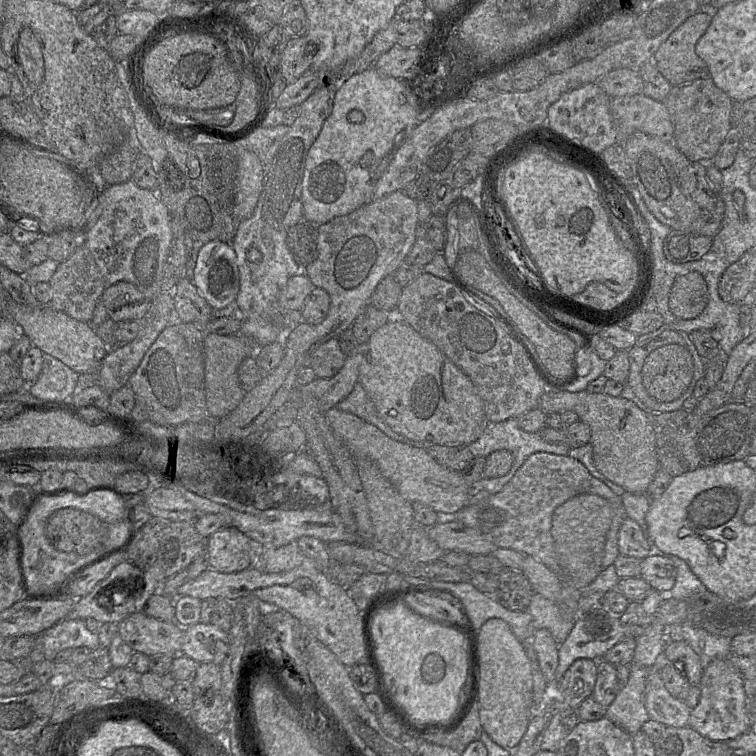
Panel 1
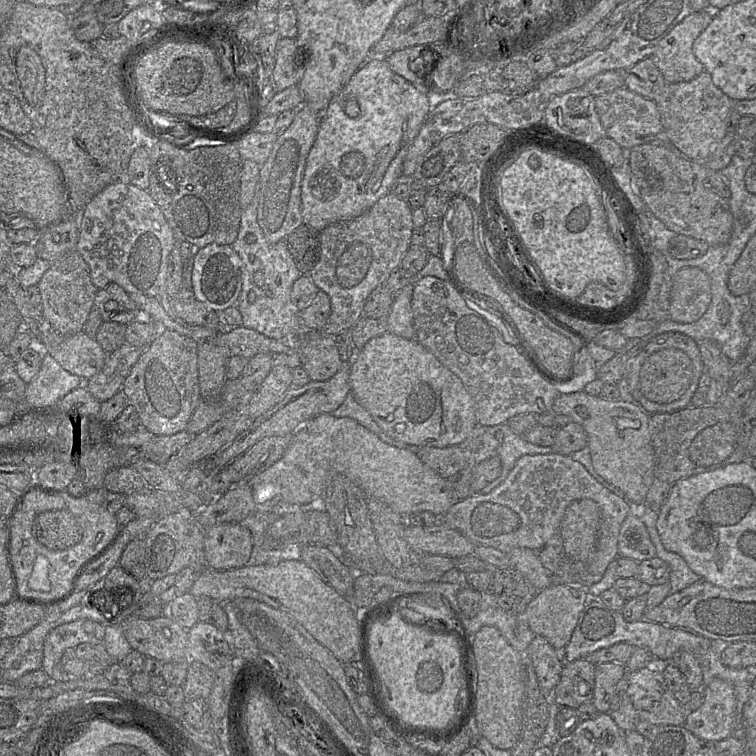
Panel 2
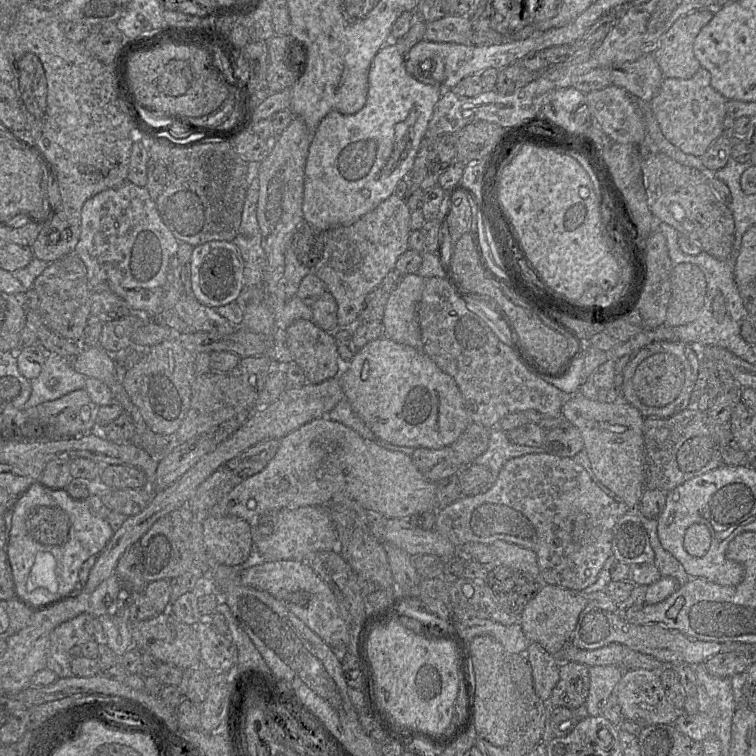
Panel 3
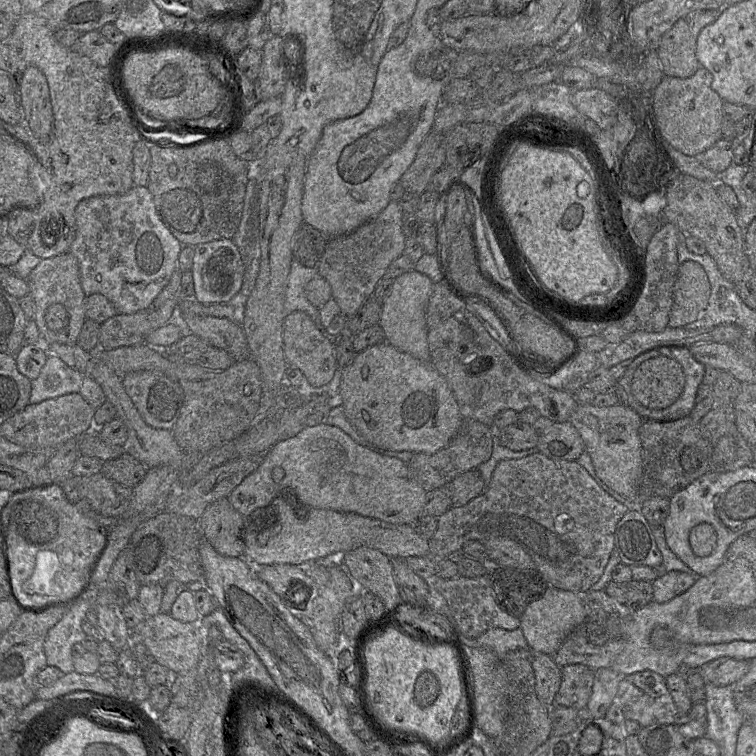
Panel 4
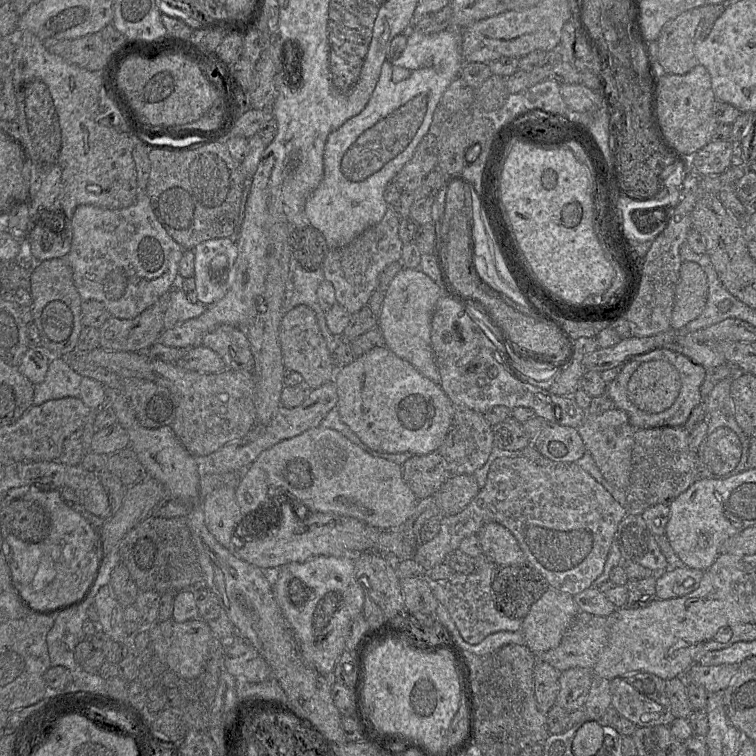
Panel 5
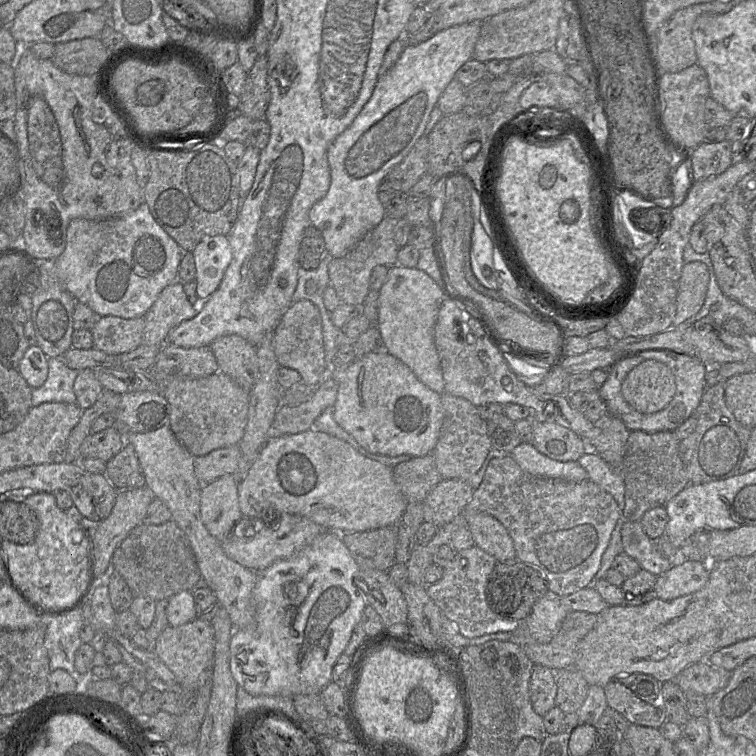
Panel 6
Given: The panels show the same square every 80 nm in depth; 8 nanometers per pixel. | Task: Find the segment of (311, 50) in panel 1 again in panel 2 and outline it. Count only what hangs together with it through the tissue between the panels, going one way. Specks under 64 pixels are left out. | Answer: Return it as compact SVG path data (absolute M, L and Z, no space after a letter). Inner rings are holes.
M280 38L276 45L276 61L271 82L277 91L297 85L303 76L304 66L294 64L296 50L296 38Z

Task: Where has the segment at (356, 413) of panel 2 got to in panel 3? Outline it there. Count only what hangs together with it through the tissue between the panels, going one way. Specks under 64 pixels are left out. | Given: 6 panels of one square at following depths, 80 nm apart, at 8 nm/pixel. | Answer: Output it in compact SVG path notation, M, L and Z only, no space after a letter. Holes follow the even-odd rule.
M342 399L332 410L326 415L333 421L340 422L345 426L356 431L363 438L373 441L378 445L392 451L400 451L412 456L416 448L405 446L397 446L378 438L363 422L363 420L353 411L347 399Z

